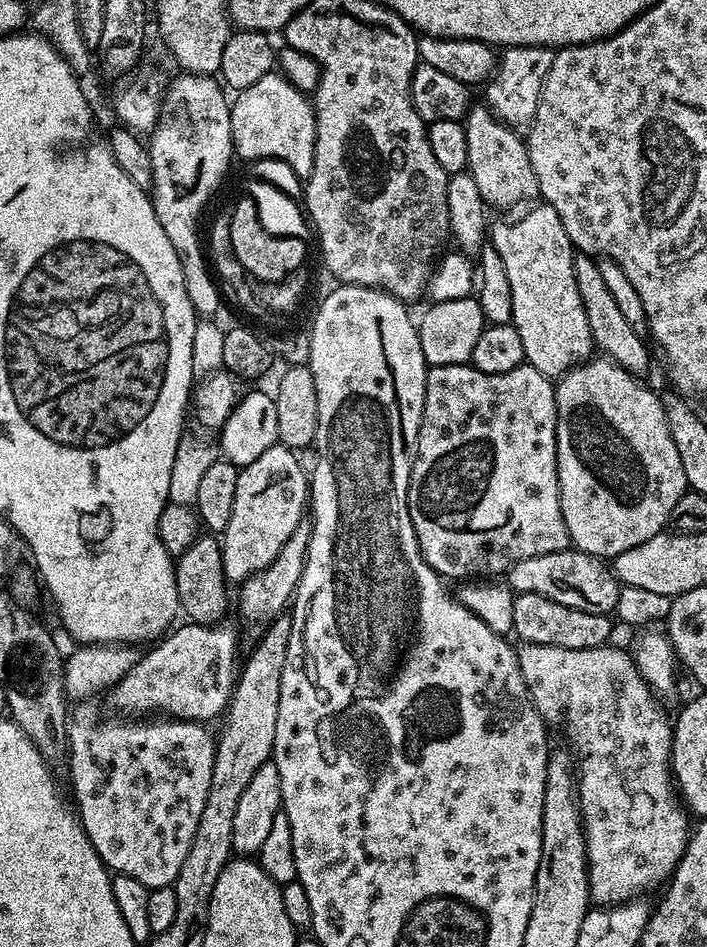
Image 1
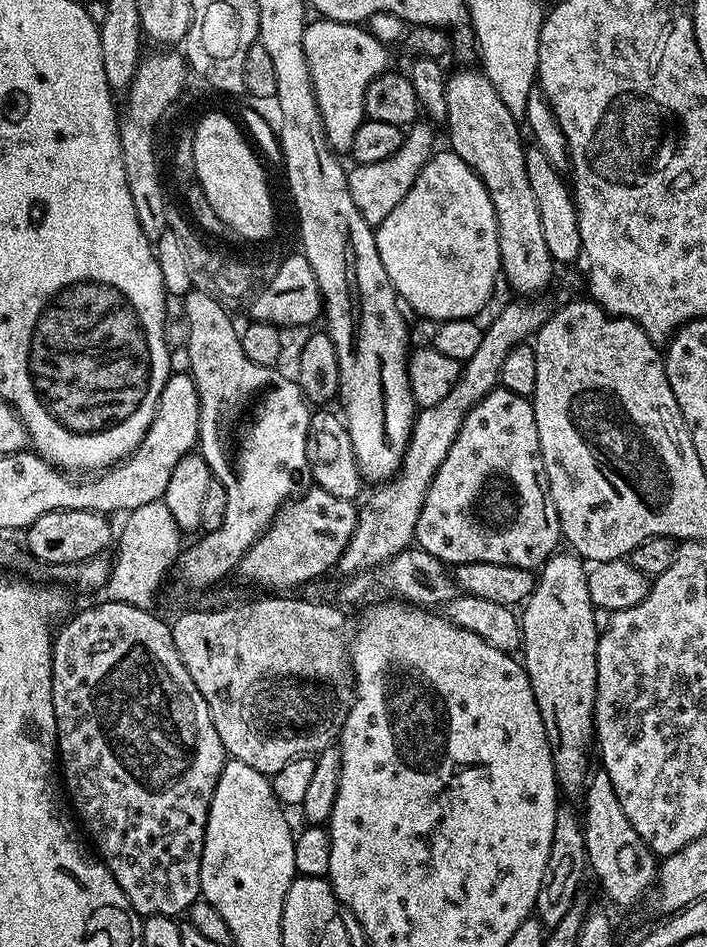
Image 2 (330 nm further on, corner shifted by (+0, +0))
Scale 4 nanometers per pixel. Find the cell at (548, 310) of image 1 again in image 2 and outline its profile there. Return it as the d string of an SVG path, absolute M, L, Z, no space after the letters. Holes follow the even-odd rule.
M475 71L456 72L448 76L446 129L448 140L452 143L449 145L451 151L466 162L466 166L480 175L480 181L490 194L490 202L494 202L503 279L508 279L516 294L532 298L551 282L554 261L550 250L546 250L542 221L538 219L538 202L526 178L526 144L520 141L521 125L517 117L506 110L502 98L498 98L498 93L494 91L494 86L490 86L483 71Z

